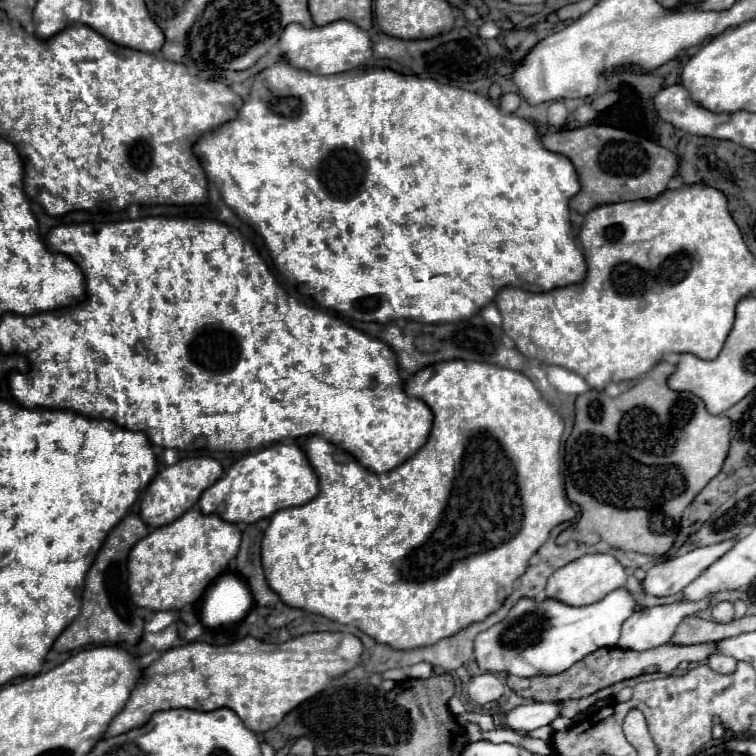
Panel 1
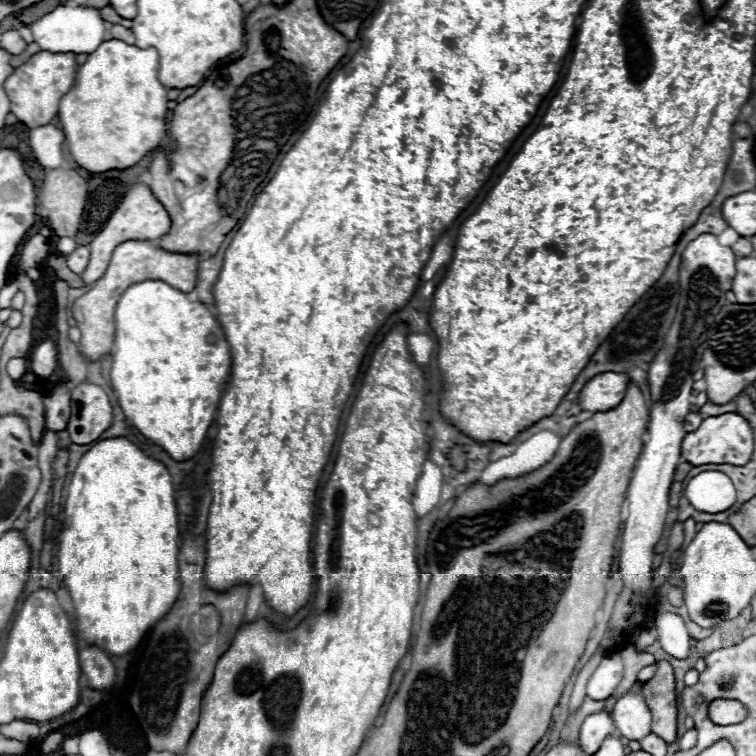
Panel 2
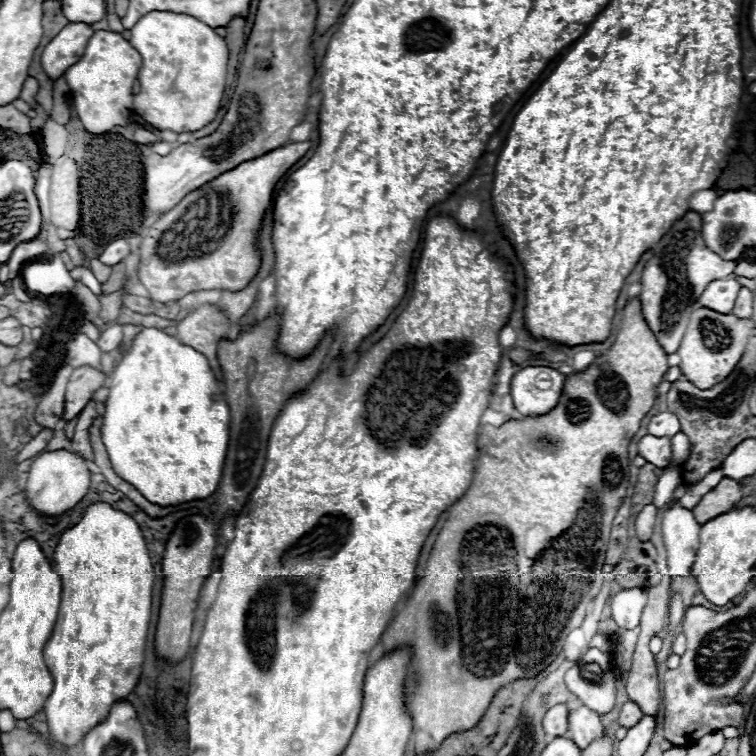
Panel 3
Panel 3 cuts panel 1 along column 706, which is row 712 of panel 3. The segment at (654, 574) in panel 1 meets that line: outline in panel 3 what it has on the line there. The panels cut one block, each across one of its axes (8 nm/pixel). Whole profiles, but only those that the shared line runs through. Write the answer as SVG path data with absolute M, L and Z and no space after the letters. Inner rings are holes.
M556 704L556 706L552 706L552 708L544 714L542 726L544 726L546 736L550 736L550 738L564 736L564 732L568 730L568 706L566 706L566 704Z

